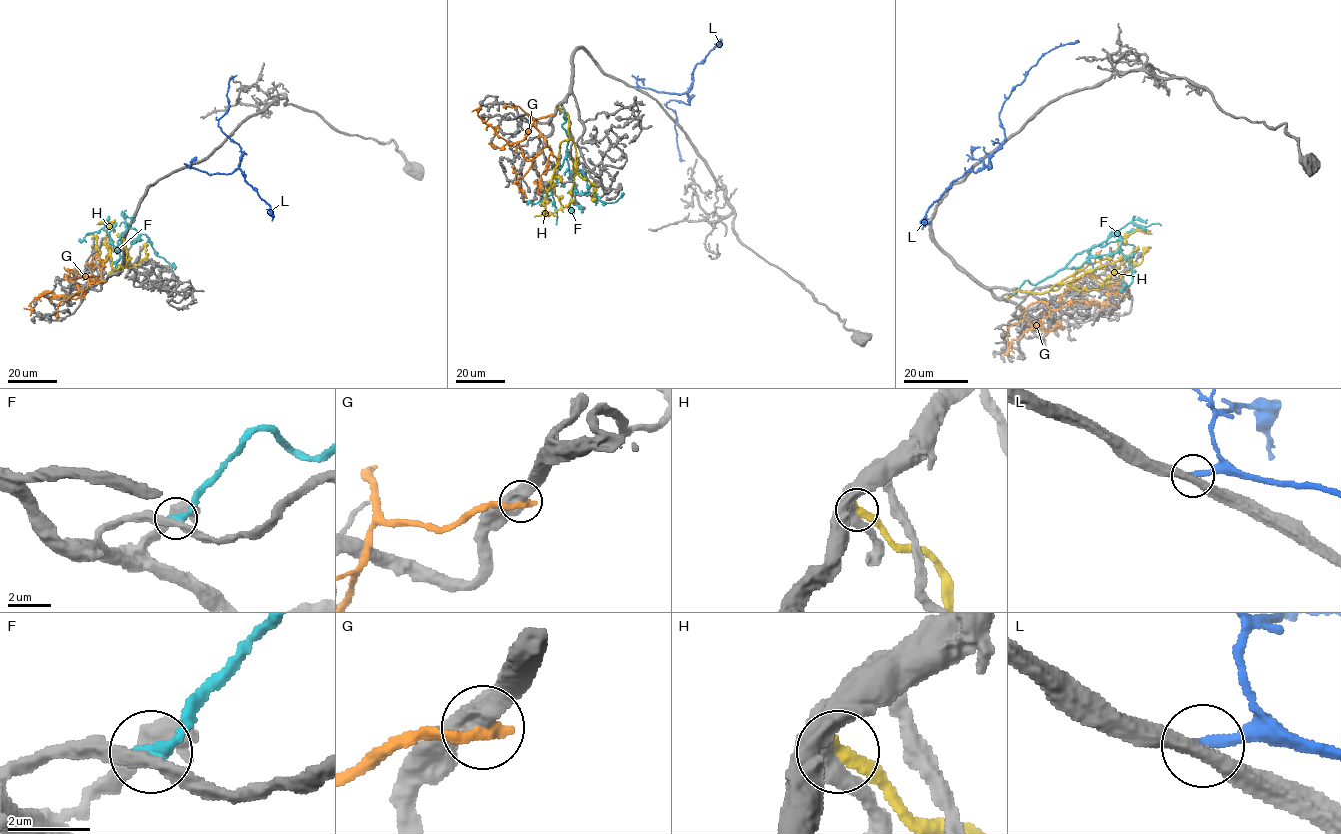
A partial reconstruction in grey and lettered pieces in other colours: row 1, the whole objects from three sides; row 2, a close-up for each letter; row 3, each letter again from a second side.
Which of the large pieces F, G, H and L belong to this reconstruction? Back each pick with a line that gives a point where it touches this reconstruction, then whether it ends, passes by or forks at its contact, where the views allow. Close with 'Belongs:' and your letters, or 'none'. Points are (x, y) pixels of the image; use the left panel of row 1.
Belongs: none

